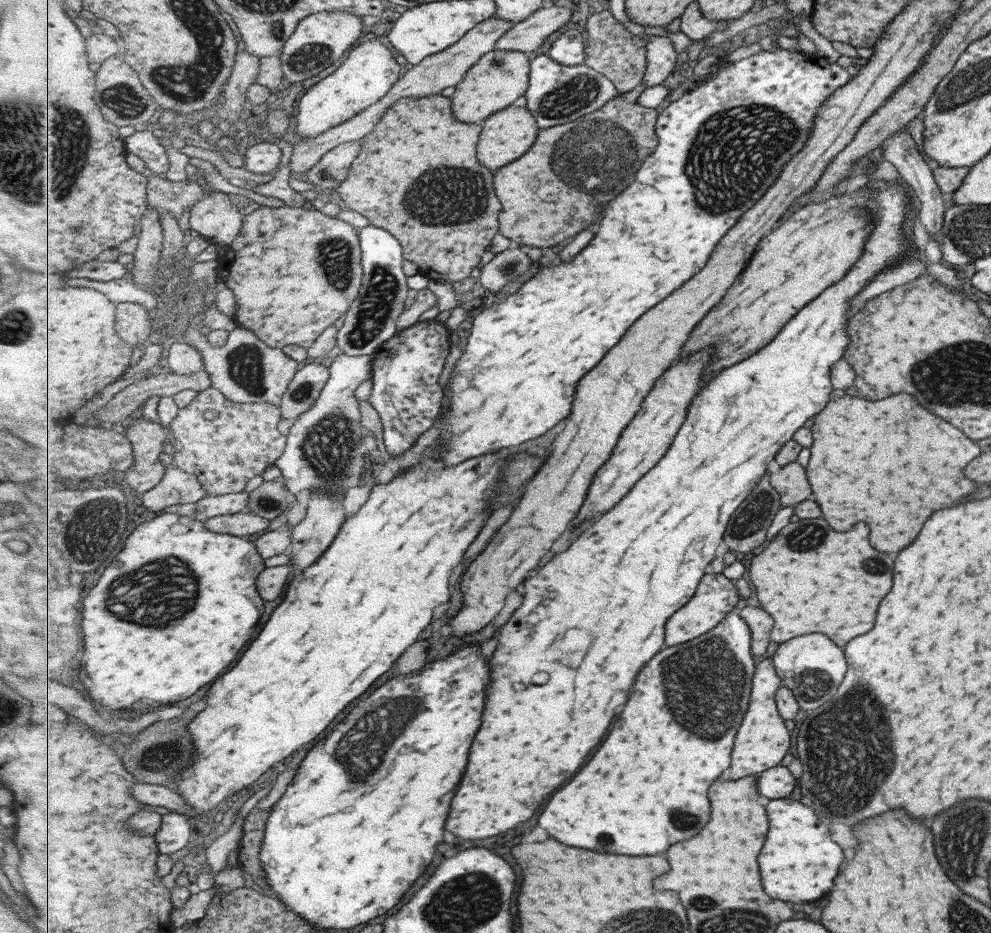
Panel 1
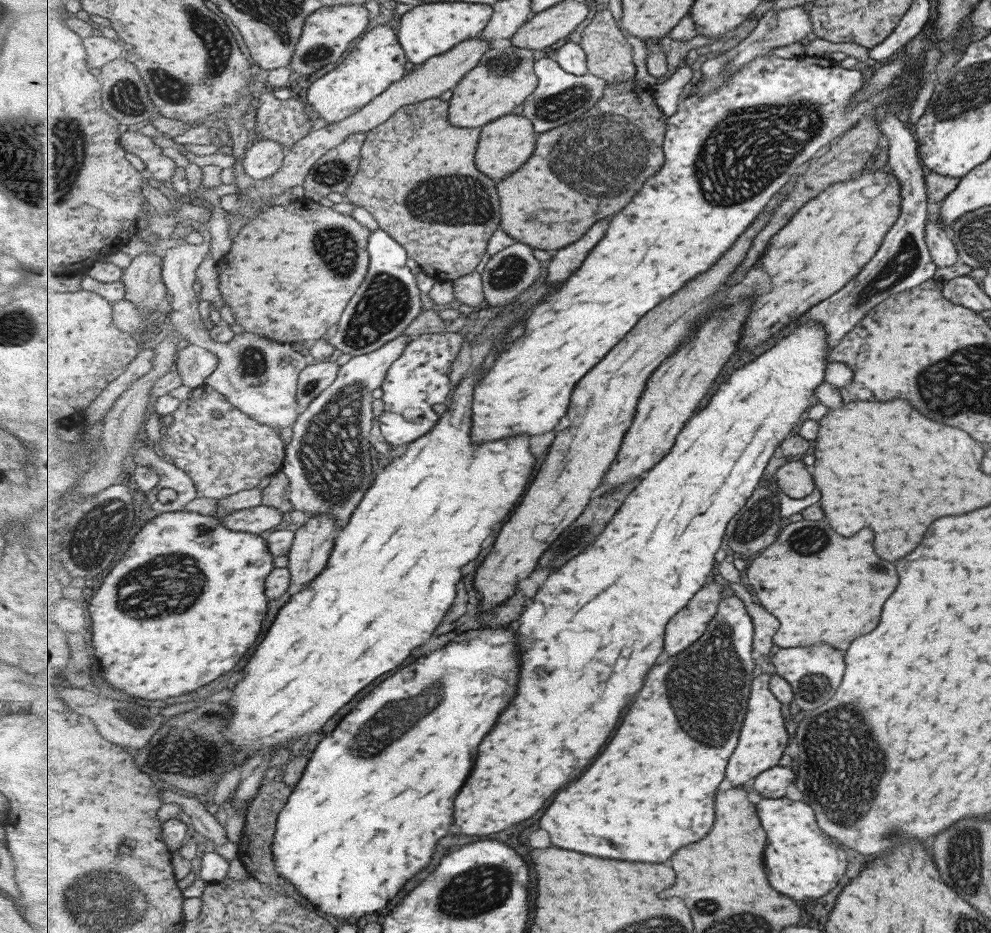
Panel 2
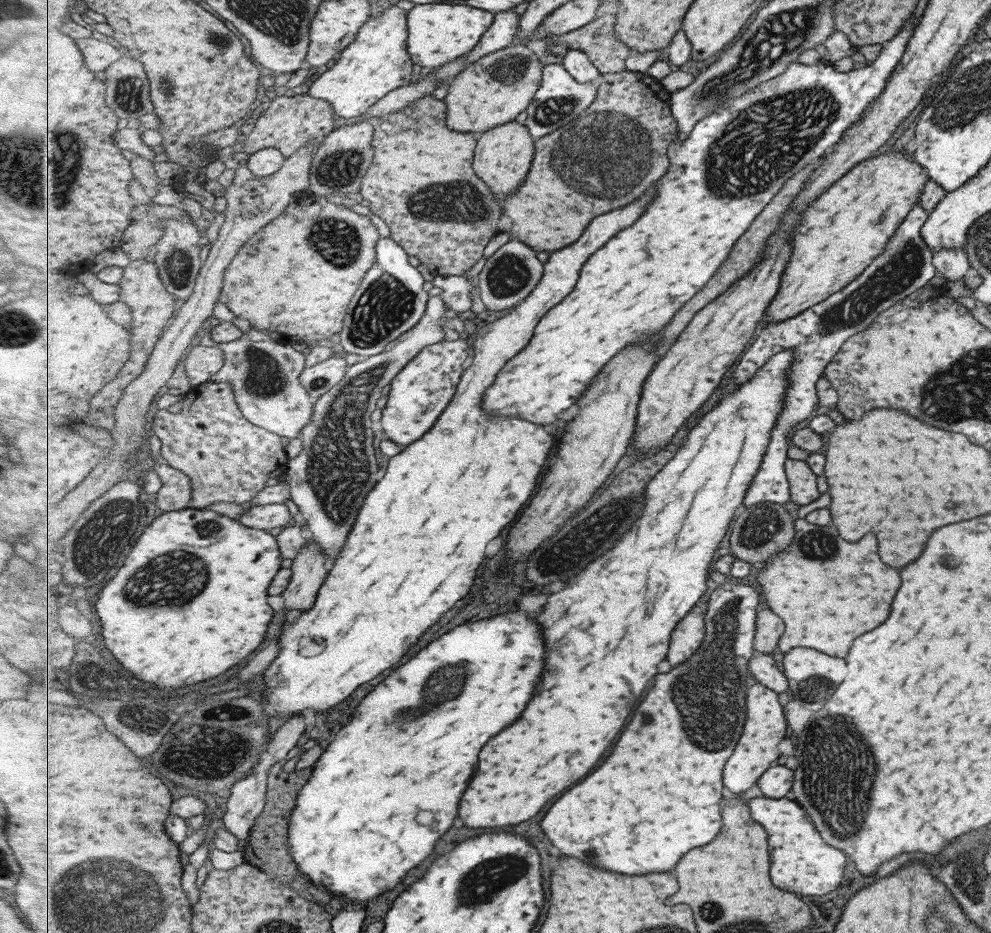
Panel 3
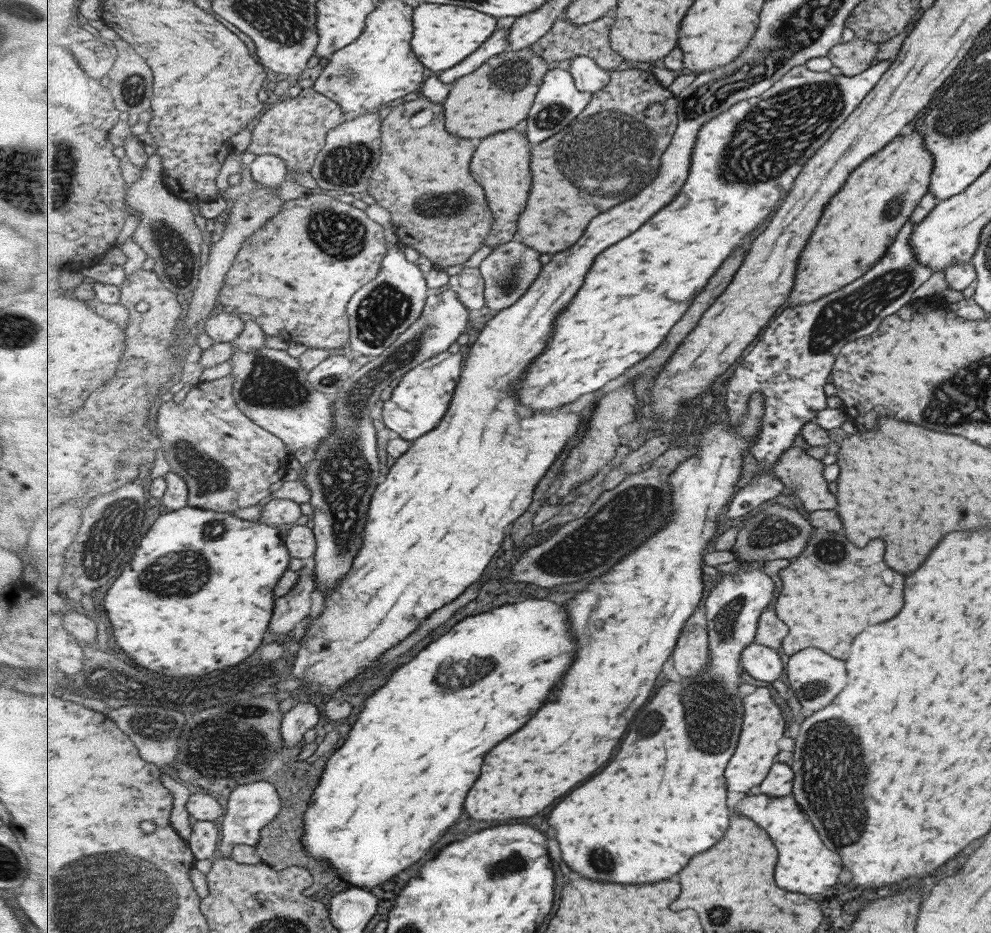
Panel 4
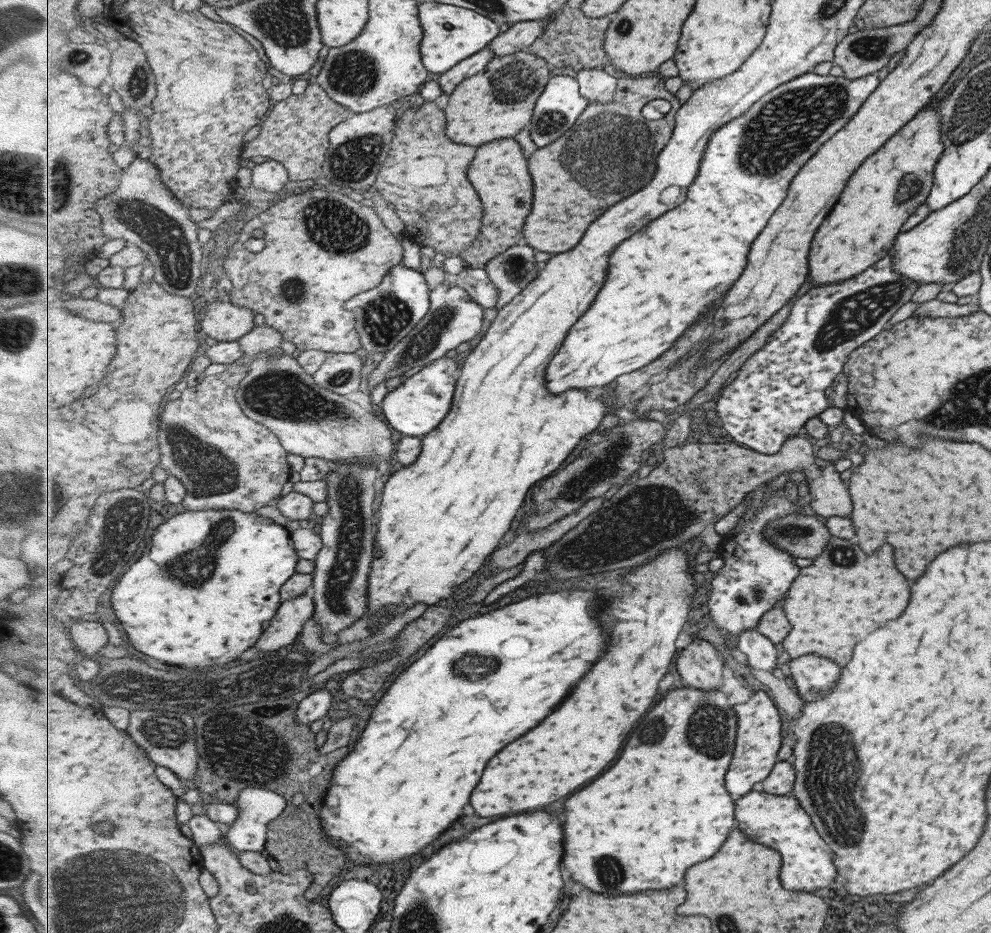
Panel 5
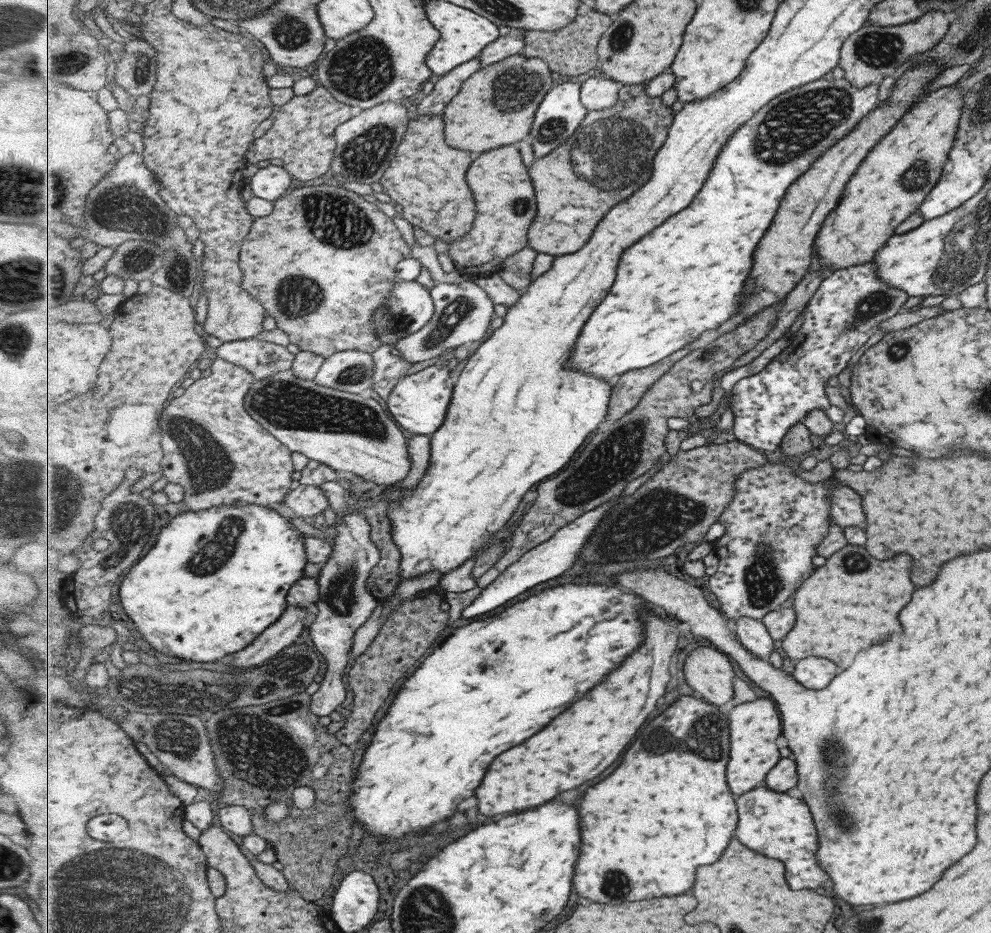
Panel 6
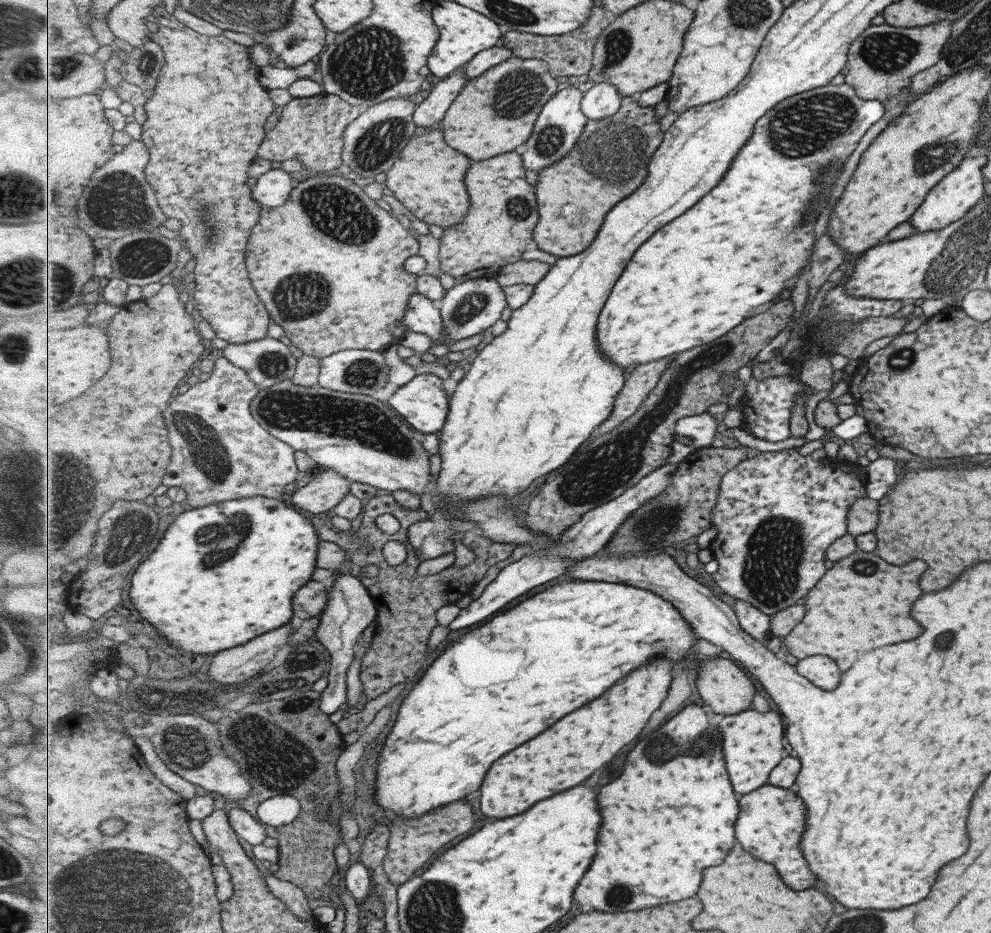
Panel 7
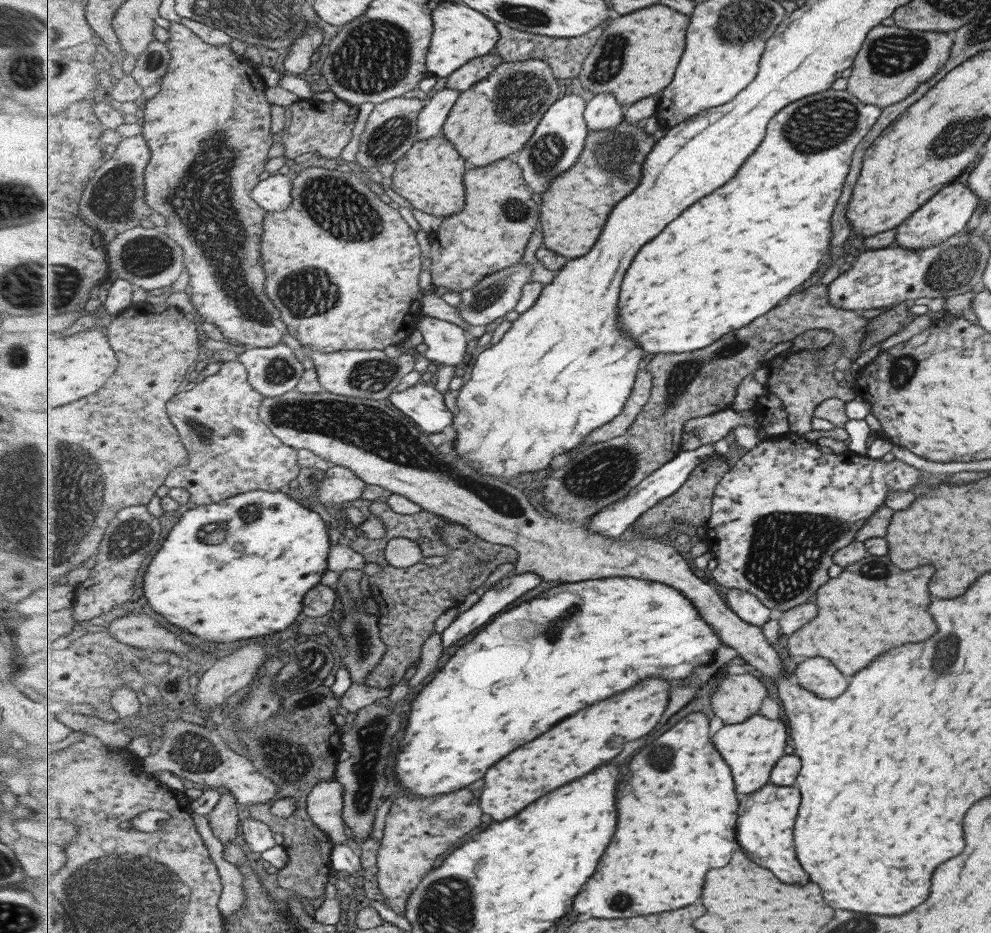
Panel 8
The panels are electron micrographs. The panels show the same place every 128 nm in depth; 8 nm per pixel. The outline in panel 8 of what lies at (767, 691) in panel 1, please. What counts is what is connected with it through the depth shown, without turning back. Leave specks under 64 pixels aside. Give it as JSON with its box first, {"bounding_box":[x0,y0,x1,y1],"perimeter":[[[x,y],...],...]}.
{"bounding_box":[713,714,789,794],"perimeter":[[[753,714],[741,724],[725,725],[721,732],[715,734],[713,744],[721,750],[723,758],[733,766],[733,776],[737,778],[737,792],[751,794],[771,782],[771,772],[781,758],[785,757],[785,748],[789,742],[787,726],[781,719],[771,720],[761,714]]]}

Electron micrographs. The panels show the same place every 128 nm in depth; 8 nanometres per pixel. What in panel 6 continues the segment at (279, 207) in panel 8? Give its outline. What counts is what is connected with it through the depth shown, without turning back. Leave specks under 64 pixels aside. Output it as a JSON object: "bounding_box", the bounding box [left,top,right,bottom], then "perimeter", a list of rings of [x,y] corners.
{"bounding_box":[248,165,294,202],"perimeter":[[[269,165],[259,169],[248,184],[254,196],[274,202],[288,193],[294,181],[284,166]]]}

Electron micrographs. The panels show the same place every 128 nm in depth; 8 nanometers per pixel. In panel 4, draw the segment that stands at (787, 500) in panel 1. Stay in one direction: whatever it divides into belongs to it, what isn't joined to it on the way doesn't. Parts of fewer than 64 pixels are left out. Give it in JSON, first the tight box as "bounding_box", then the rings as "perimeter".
{"bounding_box":[773,447,837,511],"perimeter":[[[803,447],[787,449],[773,465],[773,474],[783,480],[788,491],[799,496],[806,511],[837,508],[837,497],[829,493],[823,478],[823,464],[809,457]]]}

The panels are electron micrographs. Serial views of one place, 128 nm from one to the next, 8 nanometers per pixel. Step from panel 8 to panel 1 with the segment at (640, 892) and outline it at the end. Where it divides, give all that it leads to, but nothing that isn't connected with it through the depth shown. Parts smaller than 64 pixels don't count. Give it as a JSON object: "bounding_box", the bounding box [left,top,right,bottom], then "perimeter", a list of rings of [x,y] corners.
{"bounding_box":[539,609,757,856],"perimeter":[[[739,609],[729,612],[729,616],[721,621],[713,630],[707,634],[694,638],[685,644],[673,646],[657,654],[649,666],[645,666],[641,678],[637,678],[637,690],[633,690],[633,698],[629,698],[629,706],[621,712],[621,718],[613,724],[613,730],[609,732],[611,736],[605,740],[605,746],[597,750],[597,754],[591,758],[591,762],[569,782],[569,786],[561,788],[545,808],[545,812],[539,818],[539,826],[549,830],[549,834],[567,844],[567,846],[577,846],[577,848],[589,848],[595,852],[611,852],[611,854],[627,854],[627,856],[655,856],[665,850],[669,850],[673,844],[689,840],[697,836],[707,822],[711,820],[711,800],[709,800],[709,786],[732,766],[731,752],[735,746],[735,738],[740,729],[741,722],[748,712],[750,698],[752,697],[752,686],[754,683],[754,674],[756,673],[757,657],[752,653],[752,634],[749,623],[741,617]]]}

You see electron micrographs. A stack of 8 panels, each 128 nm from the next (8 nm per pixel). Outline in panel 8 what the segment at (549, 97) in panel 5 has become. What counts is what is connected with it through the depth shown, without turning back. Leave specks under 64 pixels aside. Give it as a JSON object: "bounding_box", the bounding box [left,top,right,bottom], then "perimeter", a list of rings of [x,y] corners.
{"bounding_box":[517,92,590,196],"perimeter":[[[565,92],[545,112],[545,116],[541,119],[541,126],[537,128],[537,134],[533,136],[533,142],[529,142],[529,146],[525,146],[525,150],[517,158],[517,164],[523,168],[525,180],[533,192],[543,196],[555,178],[559,178],[563,172],[573,168],[579,161],[590,134],[584,117],[585,110],[586,103],[581,96]]]}

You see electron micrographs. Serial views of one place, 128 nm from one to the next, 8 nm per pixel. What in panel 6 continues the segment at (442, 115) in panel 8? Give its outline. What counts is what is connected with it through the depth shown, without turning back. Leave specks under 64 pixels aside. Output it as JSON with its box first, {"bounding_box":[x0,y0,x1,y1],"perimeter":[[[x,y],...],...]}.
{"bounding_box":[415,57,482,116],"perimeter":[[[480,57],[457,66],[457,69],[444,74],[435,84],[435,90],[429,96],[424,97],[417,105],[415,116],[425,114],[443,114],[447,105],[455,98],[461,90],[463,83],[469,80],[473,74],[482,69]]]}

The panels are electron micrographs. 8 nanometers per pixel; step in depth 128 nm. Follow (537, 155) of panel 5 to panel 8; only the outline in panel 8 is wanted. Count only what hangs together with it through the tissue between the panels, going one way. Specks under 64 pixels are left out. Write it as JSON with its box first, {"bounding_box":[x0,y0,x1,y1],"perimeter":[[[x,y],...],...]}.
{"bounding_box":[543,119,657,259],"perimeter":[[[626,119],[617,128],[590,132],[577,164],[569,174],[553,180],[553,190],[543,202],[543,246],[570,259],[589,254],[615,204],[640,185],[645,161],[657,142],[652,134],[645,132],[643,123],[629,124]]]}

